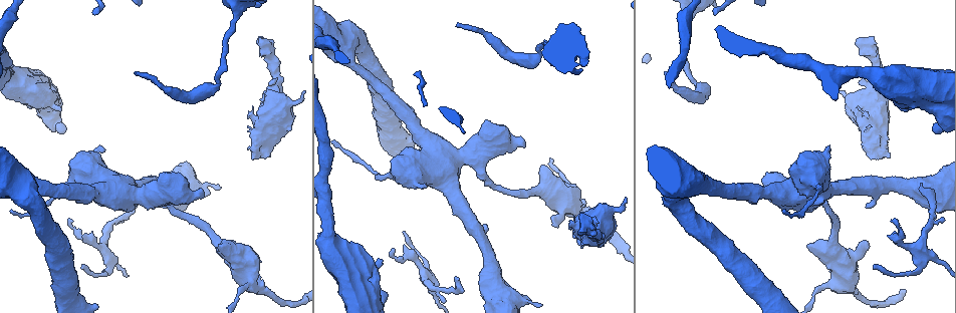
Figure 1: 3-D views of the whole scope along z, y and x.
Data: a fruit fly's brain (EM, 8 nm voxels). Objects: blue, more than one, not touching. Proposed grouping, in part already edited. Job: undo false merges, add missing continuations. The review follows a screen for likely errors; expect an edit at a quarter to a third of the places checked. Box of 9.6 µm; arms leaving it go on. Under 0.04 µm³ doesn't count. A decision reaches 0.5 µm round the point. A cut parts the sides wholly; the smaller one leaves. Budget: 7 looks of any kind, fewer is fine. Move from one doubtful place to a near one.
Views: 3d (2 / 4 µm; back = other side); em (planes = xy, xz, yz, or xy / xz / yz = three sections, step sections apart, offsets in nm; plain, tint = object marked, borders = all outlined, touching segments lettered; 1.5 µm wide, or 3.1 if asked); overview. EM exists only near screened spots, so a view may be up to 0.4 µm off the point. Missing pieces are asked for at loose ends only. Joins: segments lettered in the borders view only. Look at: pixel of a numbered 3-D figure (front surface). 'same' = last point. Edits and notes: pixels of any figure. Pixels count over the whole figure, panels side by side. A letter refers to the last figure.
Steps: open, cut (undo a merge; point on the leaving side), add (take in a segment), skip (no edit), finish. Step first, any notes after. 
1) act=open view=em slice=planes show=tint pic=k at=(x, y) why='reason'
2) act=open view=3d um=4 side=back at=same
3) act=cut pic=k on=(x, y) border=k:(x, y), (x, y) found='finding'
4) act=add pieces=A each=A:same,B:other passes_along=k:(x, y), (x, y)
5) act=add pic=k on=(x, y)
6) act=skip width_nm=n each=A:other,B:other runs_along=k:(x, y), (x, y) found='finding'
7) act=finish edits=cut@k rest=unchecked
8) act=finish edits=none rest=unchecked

act=open view=em slice=planes show=borders pic=1 at=(458, 22) why='thin end'

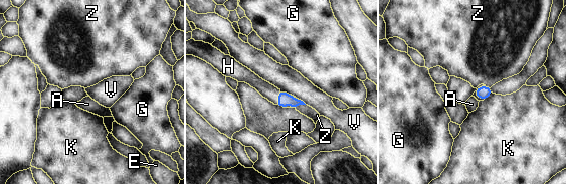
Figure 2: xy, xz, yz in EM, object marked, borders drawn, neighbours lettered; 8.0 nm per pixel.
act=add pieces=H longest_contact=H:120nm each=A:other,E:other,G:other,H:same,K:other,V:other,Z:other passes_along=2:(285, 99), (278, 97), (267, 90) found='the neuron continues'

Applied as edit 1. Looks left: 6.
act=open view=overview why='see it whole again'

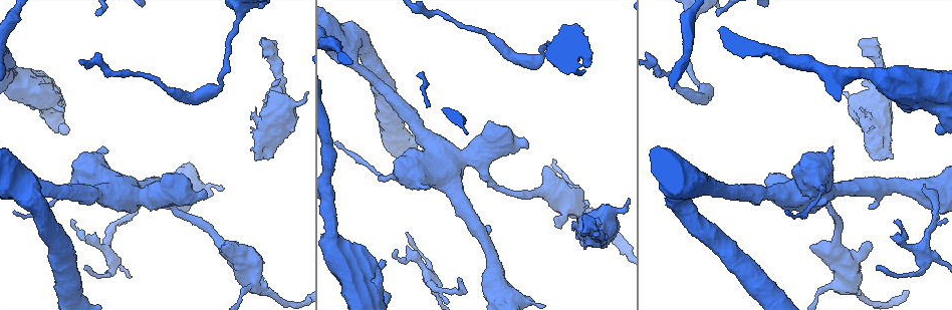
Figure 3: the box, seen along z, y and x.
act=open view=em slice=planes show=borders pic=3 at=(923, 184) why='thin end'

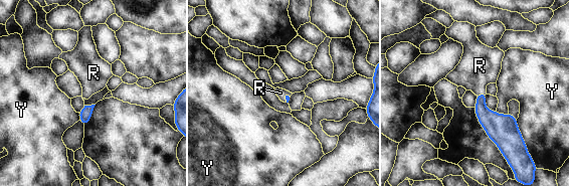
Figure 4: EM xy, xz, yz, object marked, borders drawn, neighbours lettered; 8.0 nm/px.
act=add pieces=R each=R:same,Y:other passes_along=4:(493, 122), (481, 94), (480, 65) found='it goes on there'

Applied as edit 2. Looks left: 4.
act=open view=3d um=2 pic=3 at=(205, 192)

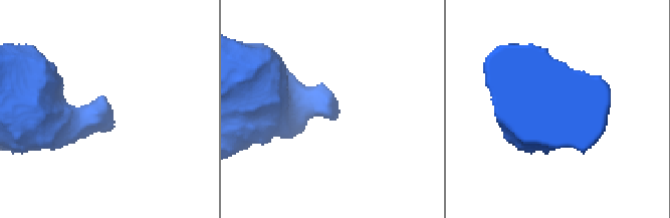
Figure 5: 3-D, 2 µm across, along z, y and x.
act=open view=em slice=xy step=4 show=tint pic=5 at=(330, 112) why='now the EM'

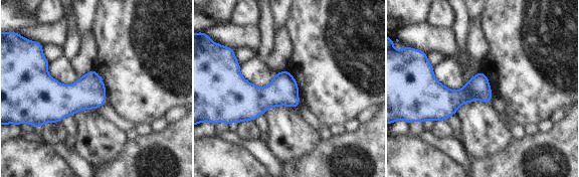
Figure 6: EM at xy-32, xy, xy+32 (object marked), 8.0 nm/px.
act=open view=em slice=planes show=borders at=same

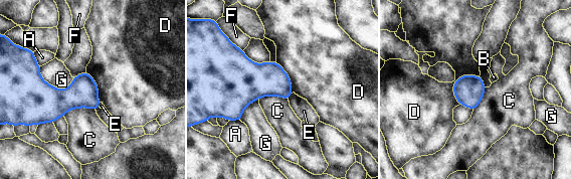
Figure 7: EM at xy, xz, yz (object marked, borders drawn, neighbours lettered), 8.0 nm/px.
act=skip each=A:other,B:other,C:other,D:other,E:other,F:other,G:other border=7:(94, 109), (70, 109), (63, 116) found='no lettered segment goes on from it'

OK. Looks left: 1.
act=finish edits=add@2,add@4 rest=unchecked

